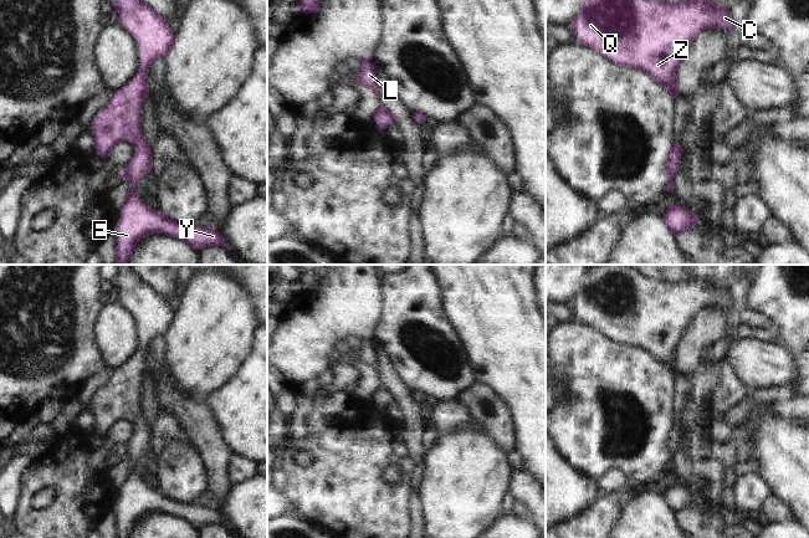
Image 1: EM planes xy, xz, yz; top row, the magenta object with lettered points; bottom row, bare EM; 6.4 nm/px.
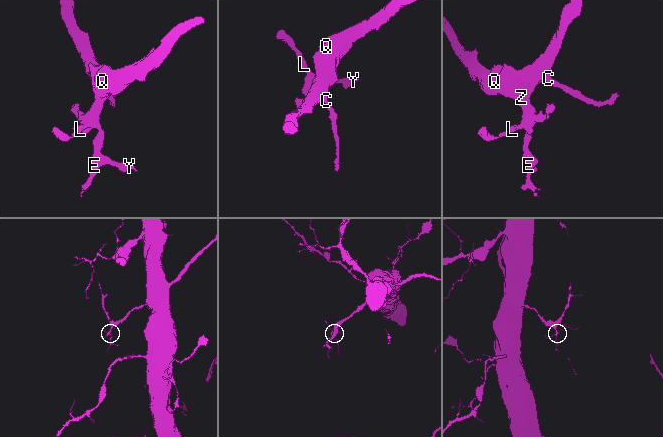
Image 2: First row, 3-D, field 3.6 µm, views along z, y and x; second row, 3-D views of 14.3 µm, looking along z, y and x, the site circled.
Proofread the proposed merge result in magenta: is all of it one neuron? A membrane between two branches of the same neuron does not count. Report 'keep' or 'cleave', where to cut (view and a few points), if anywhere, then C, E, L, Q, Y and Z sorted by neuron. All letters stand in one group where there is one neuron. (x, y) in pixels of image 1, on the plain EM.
keep | no cut | C E L Q Y Z

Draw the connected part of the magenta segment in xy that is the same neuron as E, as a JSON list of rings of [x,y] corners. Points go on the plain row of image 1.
[[[119,265],[118,275],[111,282],[119,291],[118,301],[135,317],[140,339],[134,357],[114,370],[107,385],[97,391],[91,403],[96,431],[102,437],[107,437],[122,420],[135,425],[133,437],[121,451],[122,456],[132,460],[133,466],[114,506],[118,519],[116,538],[130,538],[137,522],[154,512],[179,517],[195,529],[206,524],[225,524],[231,528],[217,508],[179,503],[159,488],[148,486],[137,473],[137,463],[152,450],[152,427],[140,406],[140,389],[149,373],[148,350],[157,337],[165,337],[169,332],[175,312],[169,301],[130,265]]]

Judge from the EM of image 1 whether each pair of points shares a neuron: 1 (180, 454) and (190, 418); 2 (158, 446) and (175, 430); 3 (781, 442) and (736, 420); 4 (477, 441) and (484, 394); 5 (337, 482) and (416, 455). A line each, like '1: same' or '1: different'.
1: different
2: same
3: different
4: different
5: different

